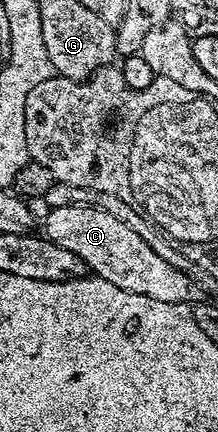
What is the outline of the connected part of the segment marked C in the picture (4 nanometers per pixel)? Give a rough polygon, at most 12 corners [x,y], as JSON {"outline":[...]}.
{"outline":[[54,207],[44,238],[95,278],[154,301],[201,298],[130,225],[96,207]]}

